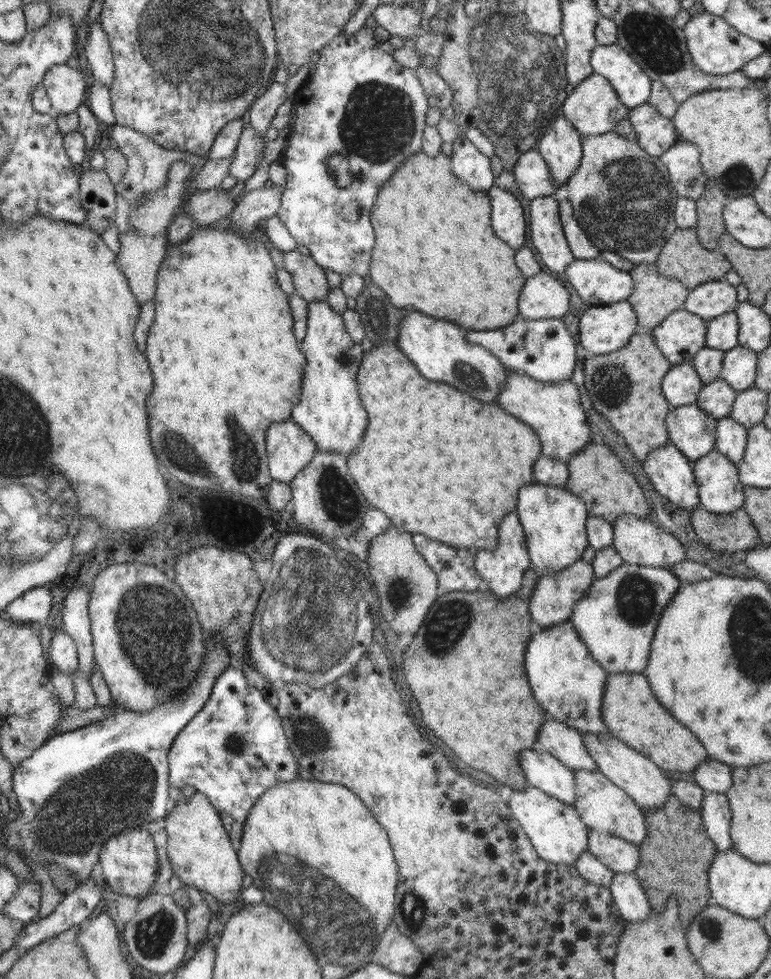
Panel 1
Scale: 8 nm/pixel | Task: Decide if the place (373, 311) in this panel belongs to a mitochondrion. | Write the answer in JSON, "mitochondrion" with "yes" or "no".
{"mitochondrion":"yes"}

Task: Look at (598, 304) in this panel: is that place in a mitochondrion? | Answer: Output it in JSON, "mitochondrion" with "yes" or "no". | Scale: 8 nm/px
{"mitochondrion":"no"}

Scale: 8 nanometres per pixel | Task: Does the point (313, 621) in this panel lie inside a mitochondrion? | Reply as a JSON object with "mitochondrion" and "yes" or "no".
{"mitochondrion":"yes"}

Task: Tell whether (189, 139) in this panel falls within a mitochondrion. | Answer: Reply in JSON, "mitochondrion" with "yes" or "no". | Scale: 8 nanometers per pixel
{"mitochondrion":"no"}

